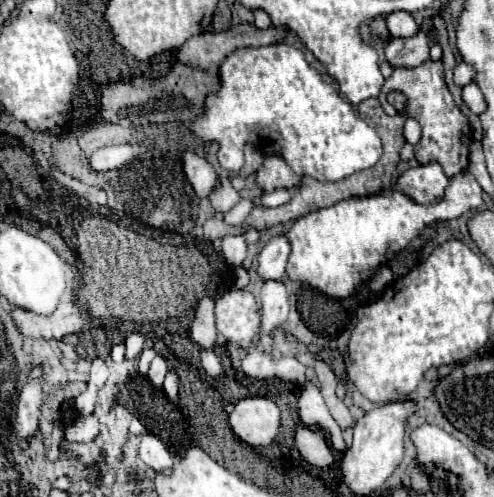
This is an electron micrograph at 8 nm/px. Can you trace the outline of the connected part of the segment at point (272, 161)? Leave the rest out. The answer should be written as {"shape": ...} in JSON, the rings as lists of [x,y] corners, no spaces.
{"shape":[[[268,155],[264,157],[264,163],[256,173],[256,183],[262,191],[274,191],[278,187],[292,189],[300,185],[300,177],[292,173],[288,163],[280,155]]]}

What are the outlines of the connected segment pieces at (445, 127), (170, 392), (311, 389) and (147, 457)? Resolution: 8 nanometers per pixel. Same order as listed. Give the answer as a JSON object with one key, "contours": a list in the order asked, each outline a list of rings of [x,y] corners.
{"contours":[[[[428,59],[414,69],[394,69],[392,77],[386,79],[378,99],[380,99],[380,103],[382,103],[382,107],[388,115],[398,115],[398,111],[392,109],[392,105],[386,101],[386,95],[390,91],[400,91],[402,95],[406,95],[406,107],[404,107],[402,115],[414,117],[422,127],[422,139],[414,147],[418,163],[422,163],[422,165],[426,165],[426,163],[442,165],[448,179],[452,179],[456,173],[466,171],[466,167],[468,167],[468,145],[470,145],[470,139],[472,139],[472,131],[470,131],[470,123],[468,123],[466,115],[456,107],[456,103],[454,103],[454,99],[452,99],[452,95],[446,87],[442,63]]],[[[170,370],[163,383],[163,391],[166,393],[167,397],[172,401],[176,401],[178,398],[178,391],[179,391],[179,383],[178,383],[178,376],[173,370]]],[[[308,381],[300,393],[300,399],[298,399],[298,407],[300,407],[300,419],[304,425],[318,425],[322,429],[326,429],[330,433],[330,439],[332,439],[332,447],[338,449],[338,451],[344,451],[346,445],[344,445],[344,439],[342,439],[342,431],[340,427],[336,425],[336,421],[332,419],[324,399],[322,399],[322,393]]],[[[144,431],[142,433],[142,441],[140,441],[140,459],[148,465],[148,467],[152,467],[152,469],[156,469],[156,471],[166,471],[166,469],[170,469],[170,465],[172,465],[172,455],[170,455],[170,451],[166,449],[166,445],[156,437],[156,435],[152,435],[150,431]]]]}

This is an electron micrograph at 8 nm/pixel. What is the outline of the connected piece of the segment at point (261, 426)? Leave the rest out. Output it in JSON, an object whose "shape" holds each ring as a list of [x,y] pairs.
{"shape":[[[246,397],[230,413],[232,431],[252,447],[268,447],[280,429],[280,407],[266,397]]]}

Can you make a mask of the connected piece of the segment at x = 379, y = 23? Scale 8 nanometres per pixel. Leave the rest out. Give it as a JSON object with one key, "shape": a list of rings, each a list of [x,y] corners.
{"shape":[[[378,17],[378,19],[374,19],[372,23],[370,23],[370,33],[372,35],[376,35],[376,37],[380,37],[380,39],[390,39],[390,33],[388,33],[388,27],[386,27],[386,21],[382,19],[382,17]]]}

